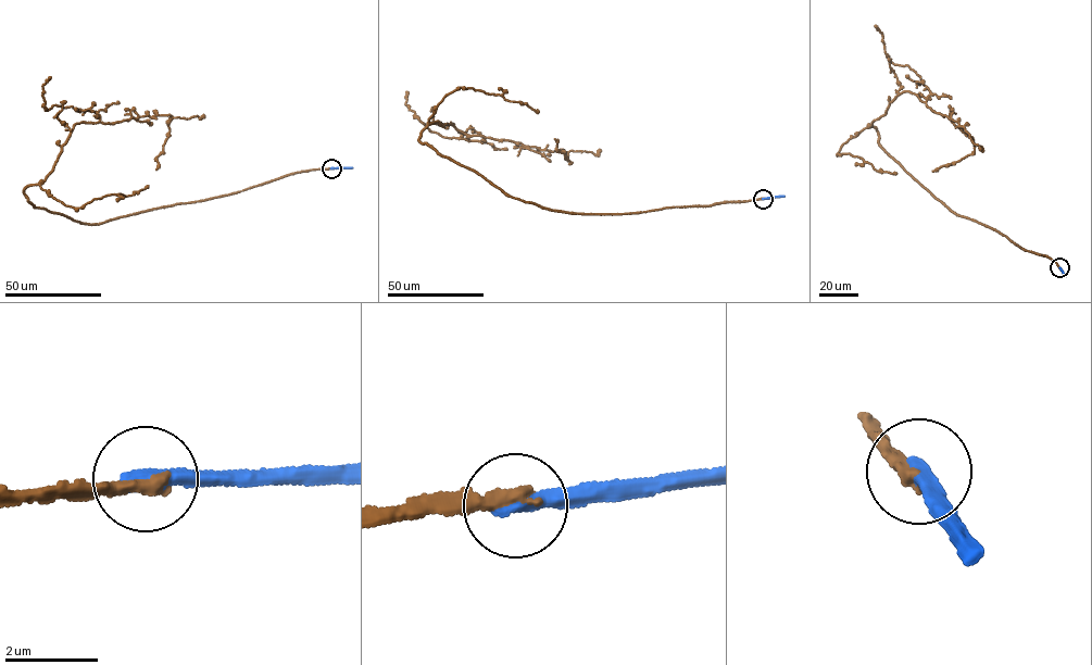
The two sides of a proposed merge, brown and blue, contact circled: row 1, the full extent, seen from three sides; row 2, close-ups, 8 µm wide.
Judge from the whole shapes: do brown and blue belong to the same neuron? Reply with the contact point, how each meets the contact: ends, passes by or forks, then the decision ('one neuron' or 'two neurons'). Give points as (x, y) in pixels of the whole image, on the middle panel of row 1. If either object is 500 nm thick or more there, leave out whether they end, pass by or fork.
at (763, 199); brown ends there; blue ends there; two neurons

